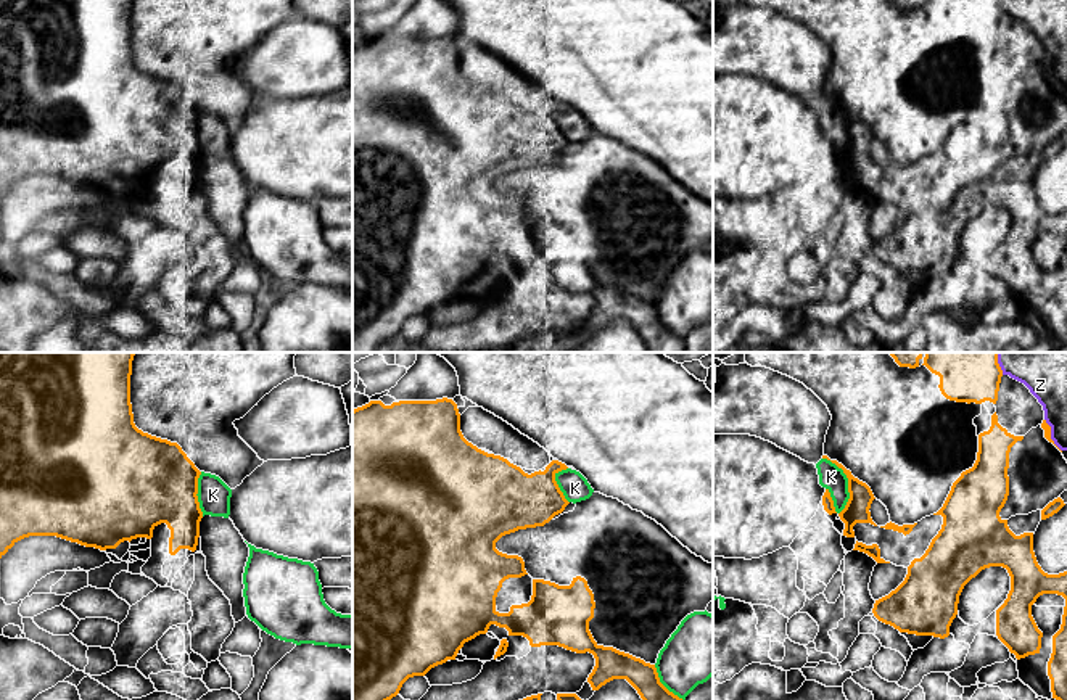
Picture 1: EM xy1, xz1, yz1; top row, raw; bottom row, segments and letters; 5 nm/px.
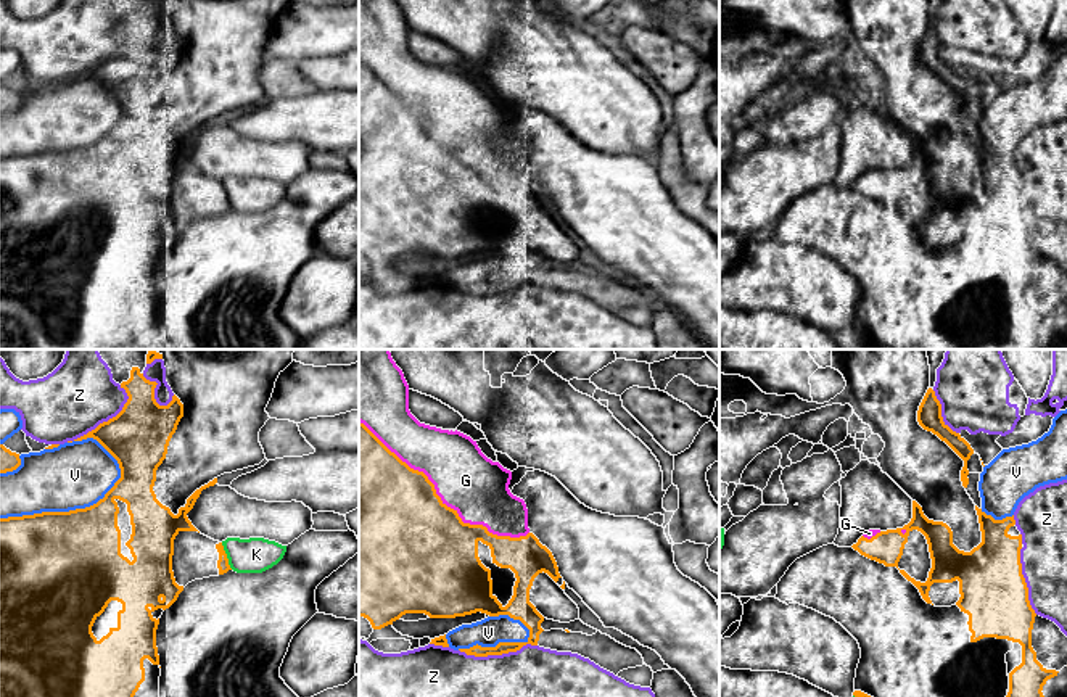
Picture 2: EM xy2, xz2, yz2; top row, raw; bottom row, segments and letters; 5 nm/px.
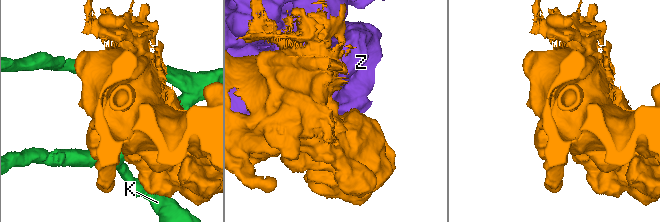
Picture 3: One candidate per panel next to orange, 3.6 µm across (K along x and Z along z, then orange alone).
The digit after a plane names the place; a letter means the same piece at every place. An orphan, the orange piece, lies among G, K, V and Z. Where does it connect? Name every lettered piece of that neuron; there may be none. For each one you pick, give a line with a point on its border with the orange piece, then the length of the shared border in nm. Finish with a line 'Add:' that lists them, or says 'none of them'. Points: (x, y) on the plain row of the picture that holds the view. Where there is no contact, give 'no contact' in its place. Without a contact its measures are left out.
Add: none of them

